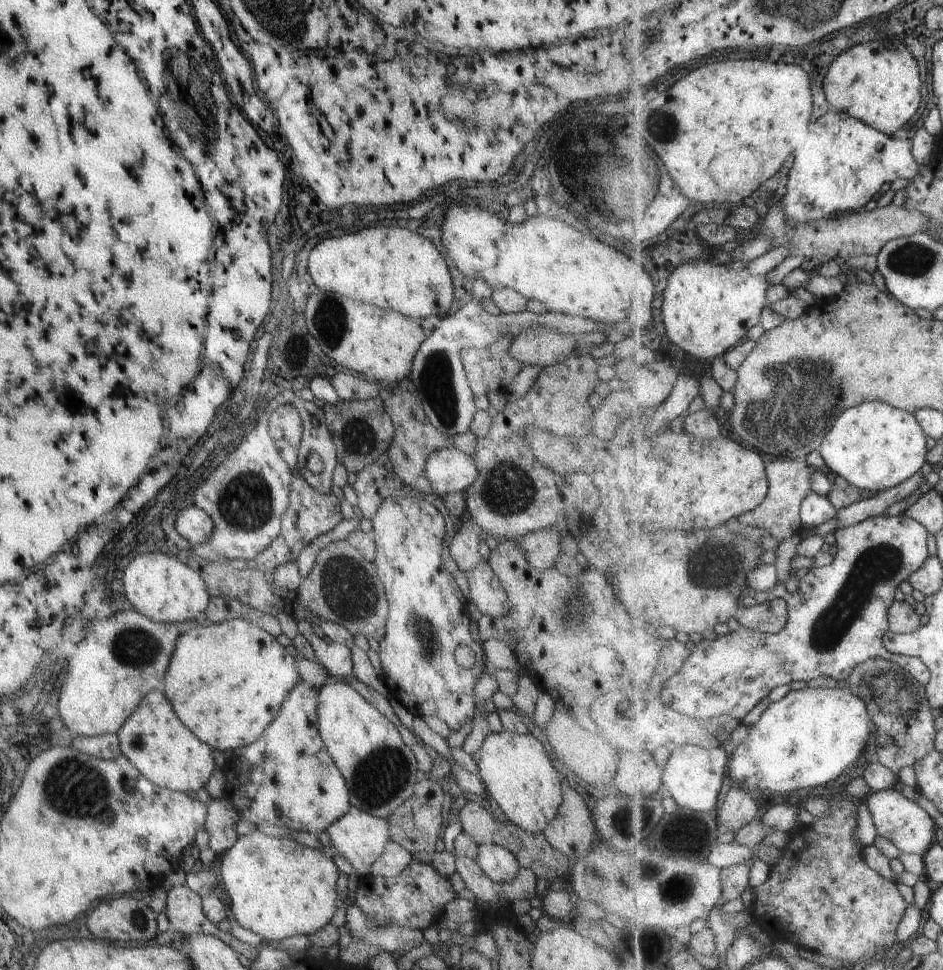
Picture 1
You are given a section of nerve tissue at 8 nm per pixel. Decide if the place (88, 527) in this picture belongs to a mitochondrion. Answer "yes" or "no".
no

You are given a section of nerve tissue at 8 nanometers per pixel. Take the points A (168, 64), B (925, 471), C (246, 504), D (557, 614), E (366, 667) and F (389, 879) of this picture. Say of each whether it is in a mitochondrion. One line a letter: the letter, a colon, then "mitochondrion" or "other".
A: other
B: other
C: mitochondrion
D: mitochondrion
E: other
F: other

